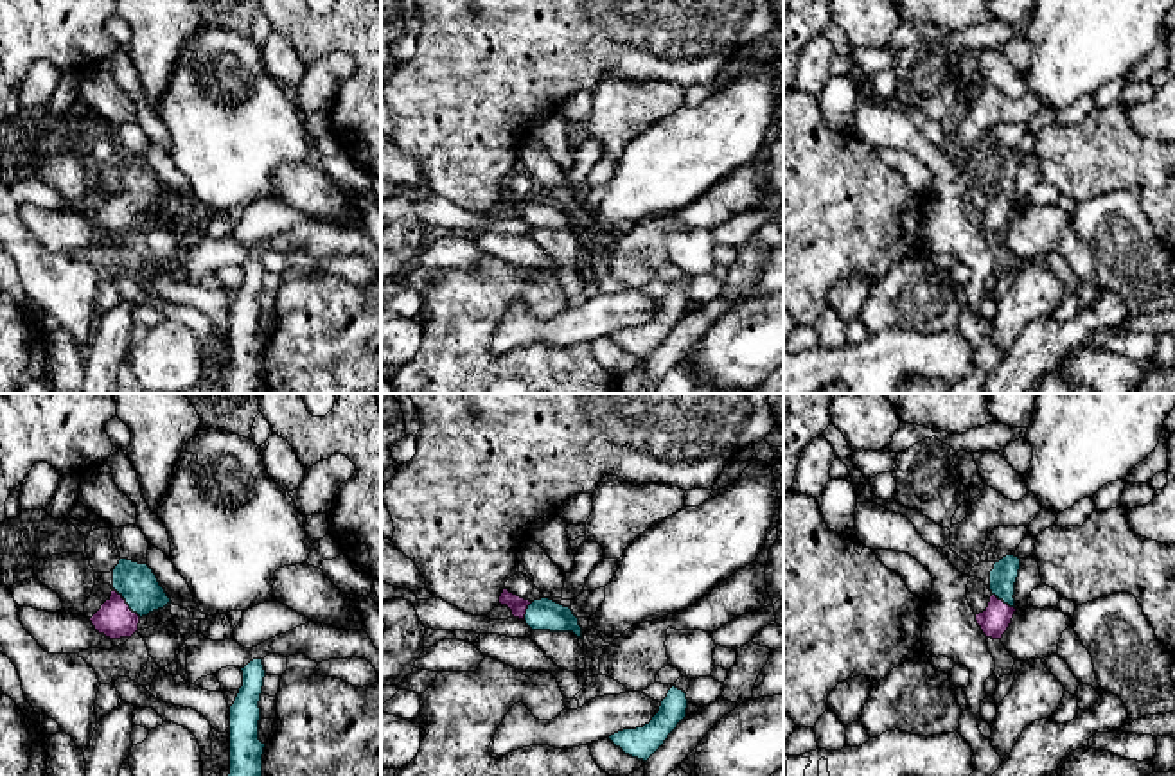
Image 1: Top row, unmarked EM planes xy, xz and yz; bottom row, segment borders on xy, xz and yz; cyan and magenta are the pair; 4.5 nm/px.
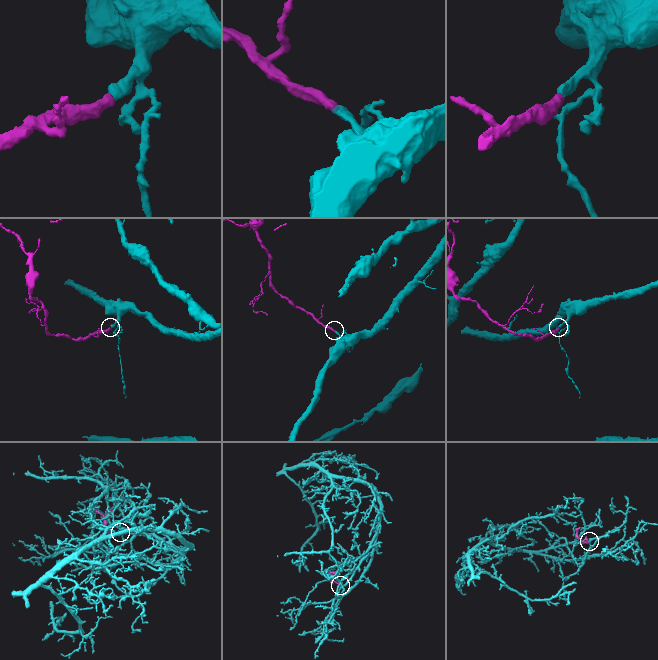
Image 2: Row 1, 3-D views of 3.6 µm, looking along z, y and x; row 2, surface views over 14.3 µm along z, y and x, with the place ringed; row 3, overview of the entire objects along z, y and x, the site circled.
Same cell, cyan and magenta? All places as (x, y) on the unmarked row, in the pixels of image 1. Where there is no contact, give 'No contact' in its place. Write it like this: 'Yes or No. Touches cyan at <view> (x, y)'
Yes. Touches cyan at xy (126, 200)

